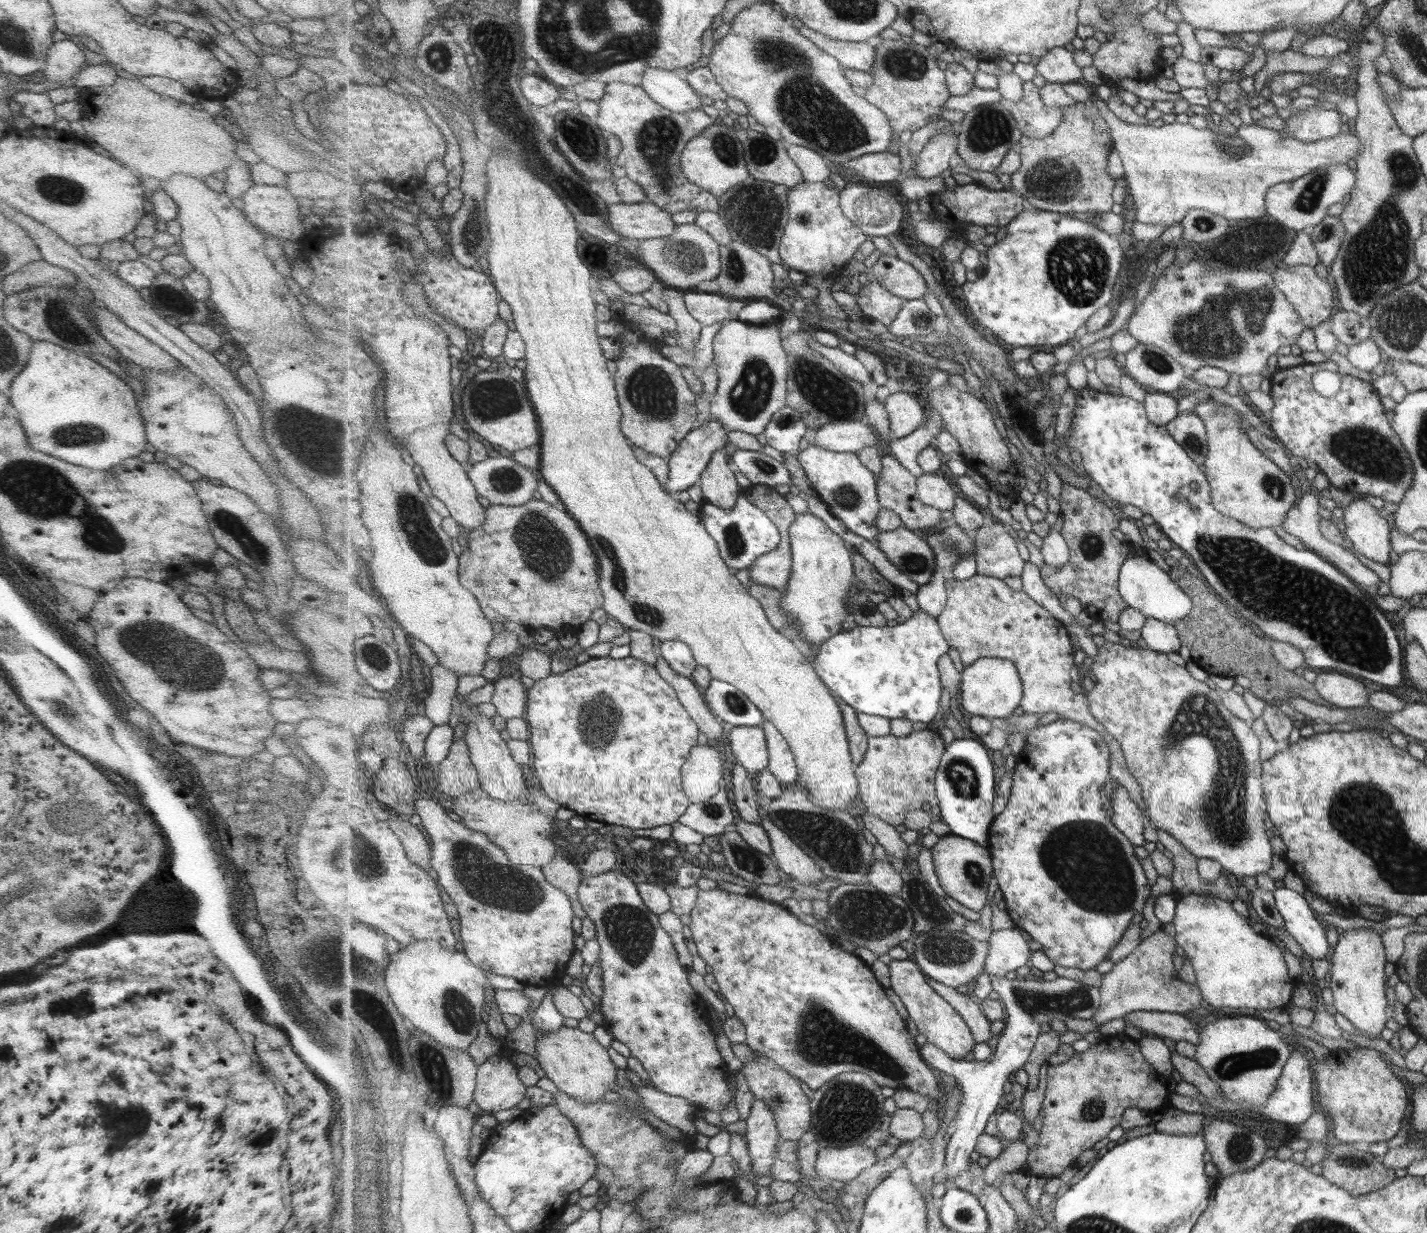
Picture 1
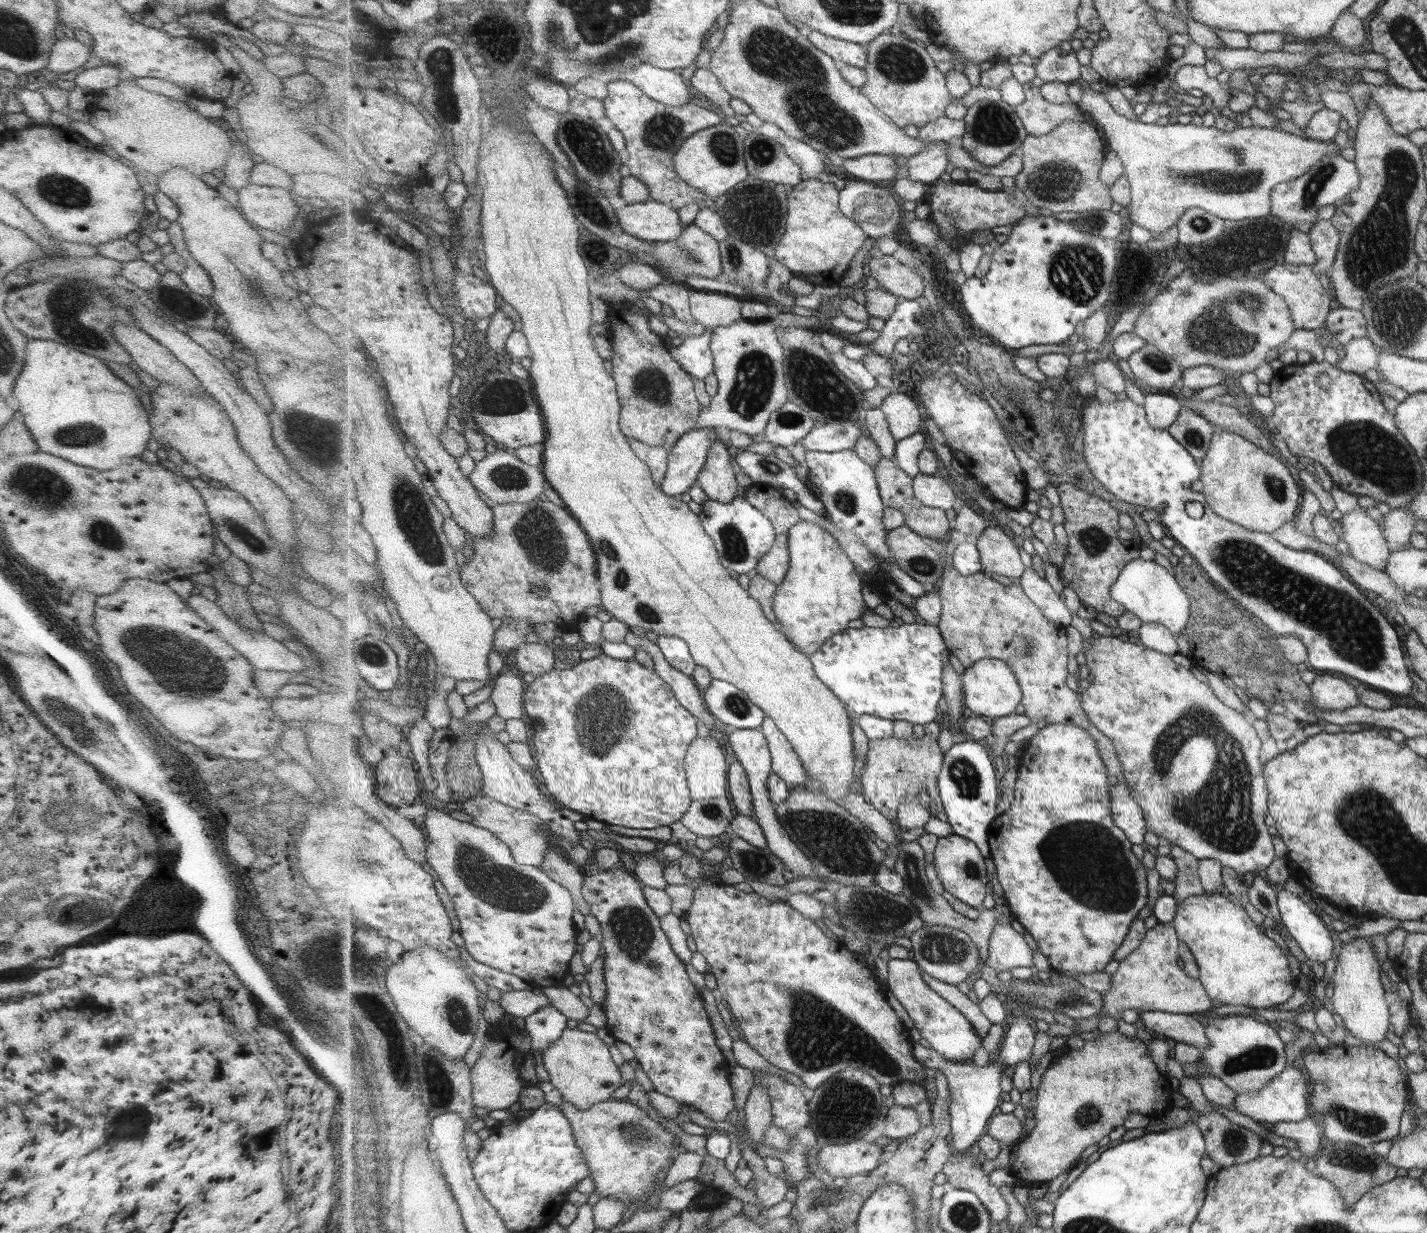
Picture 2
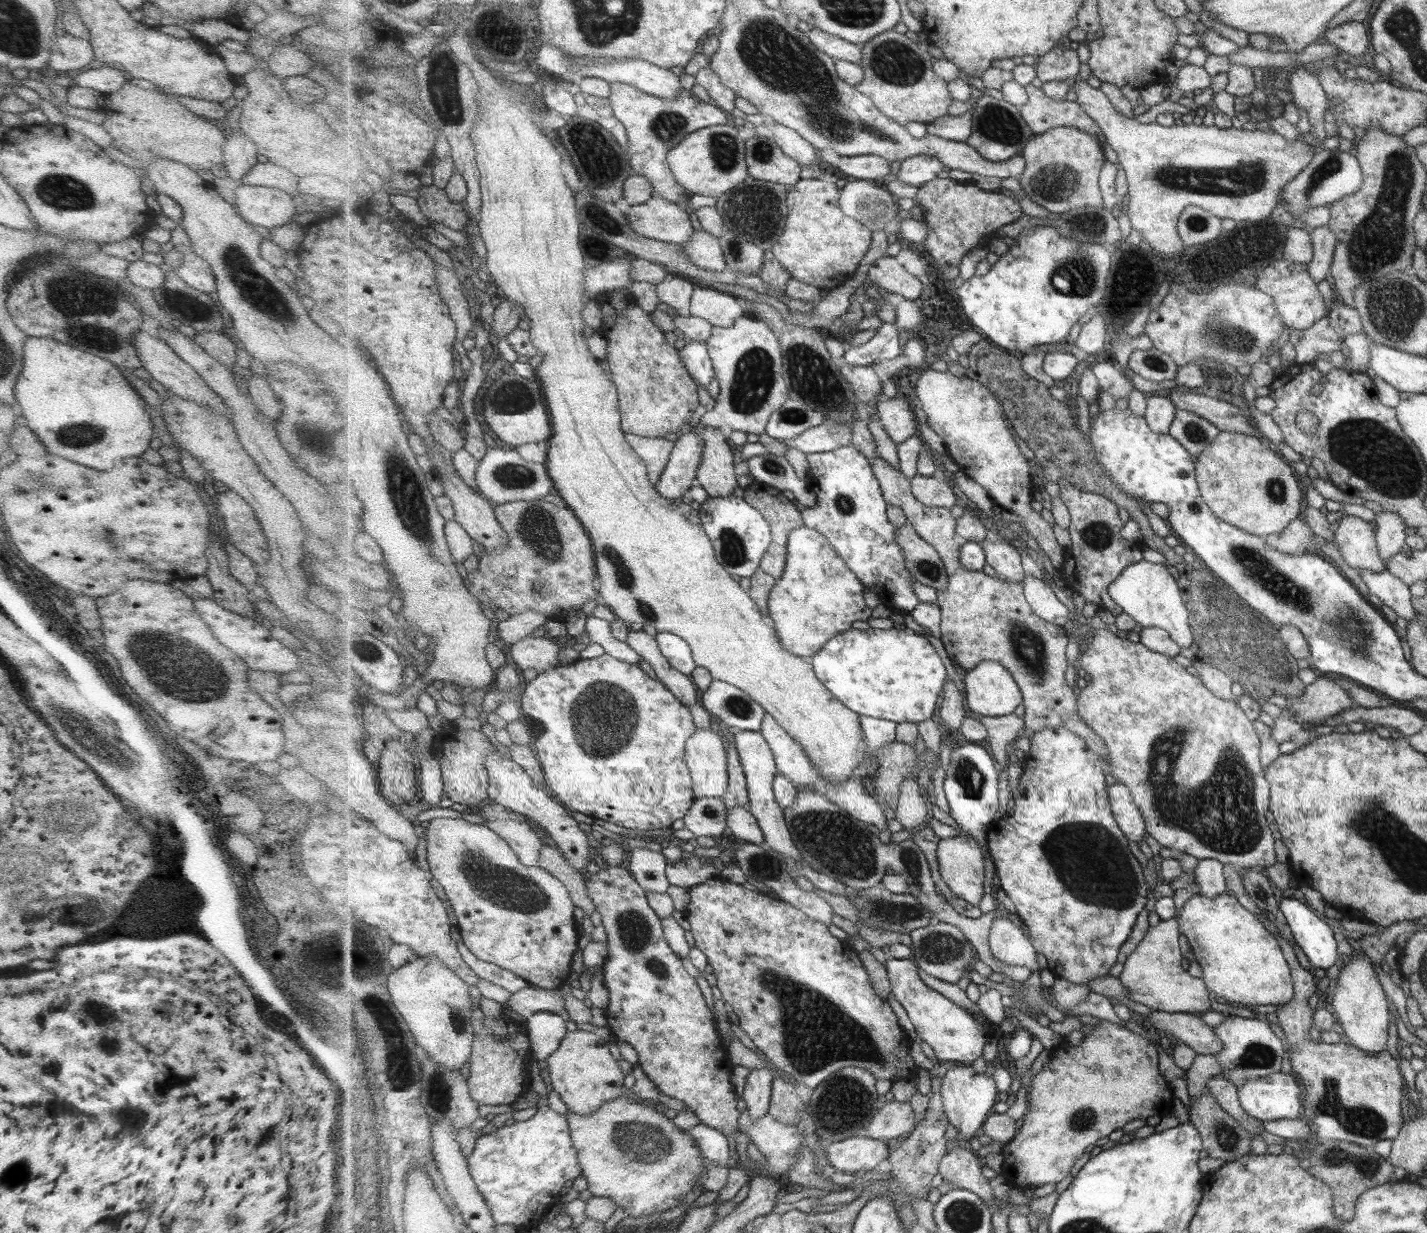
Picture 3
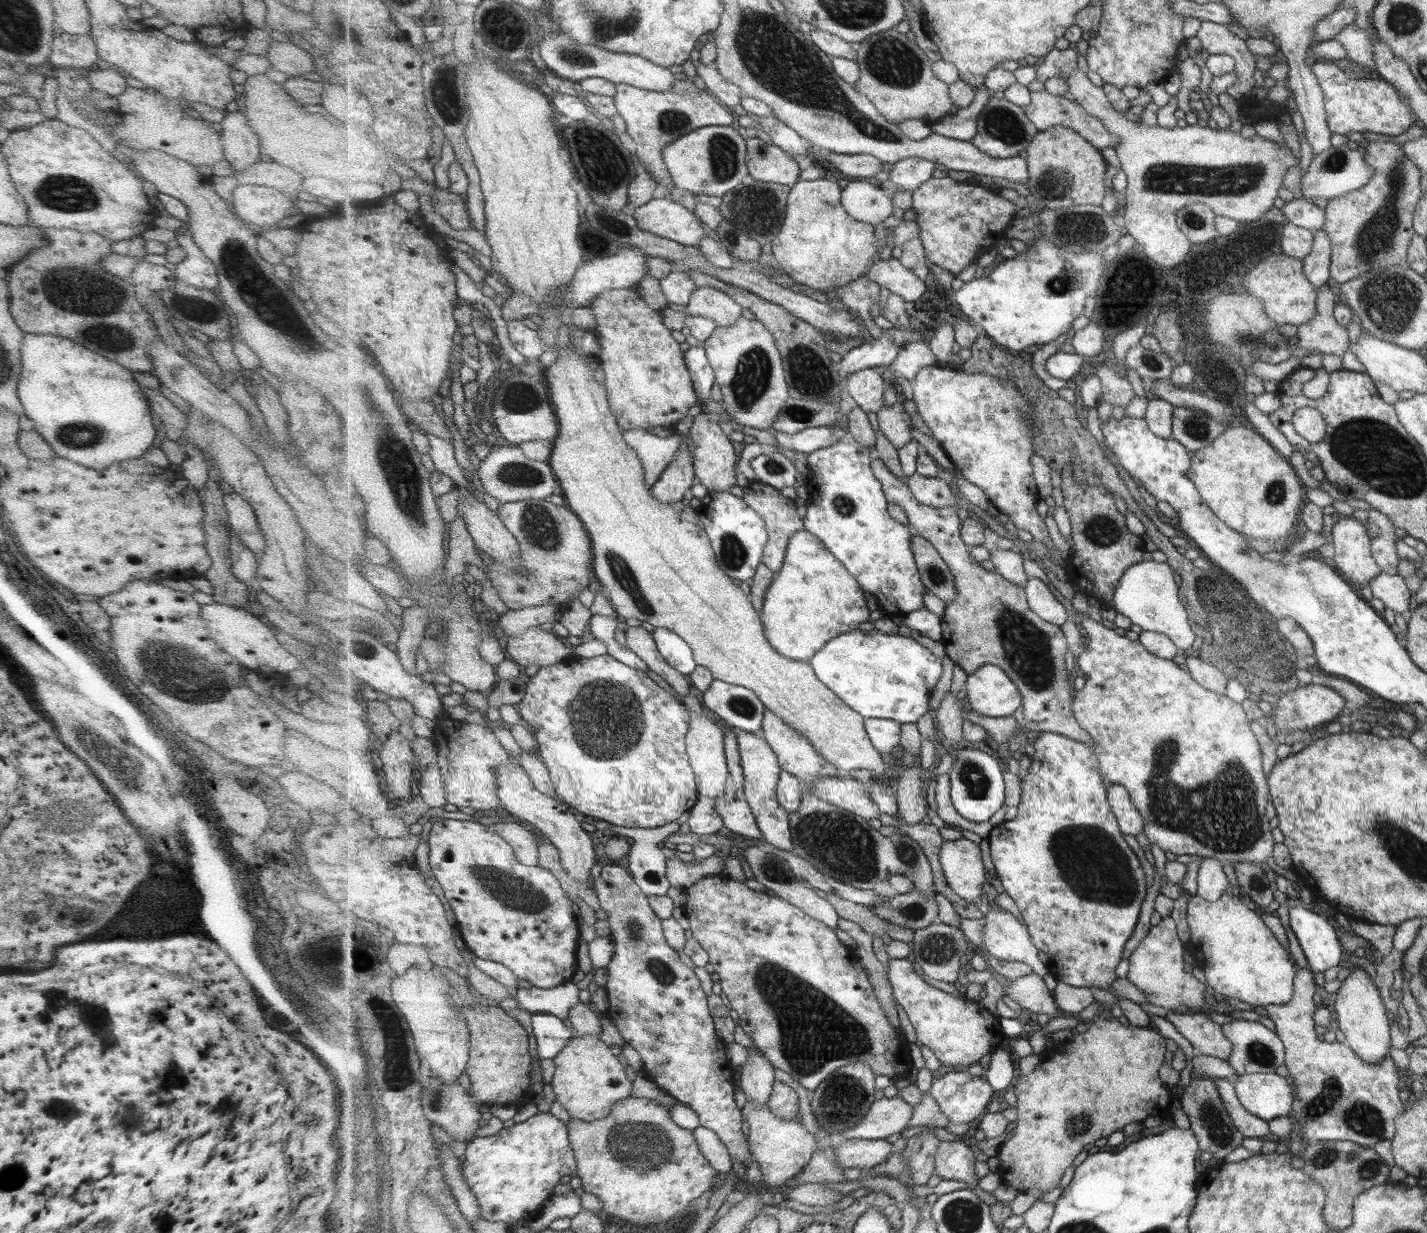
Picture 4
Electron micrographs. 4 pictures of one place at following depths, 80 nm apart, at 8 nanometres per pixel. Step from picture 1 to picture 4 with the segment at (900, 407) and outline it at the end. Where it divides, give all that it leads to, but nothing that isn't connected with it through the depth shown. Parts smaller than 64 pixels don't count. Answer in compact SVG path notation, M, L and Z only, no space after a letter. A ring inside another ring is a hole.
M899 404L885 405L877 413L877 419L879 428L898 450L913 440L909 416L900 409Z

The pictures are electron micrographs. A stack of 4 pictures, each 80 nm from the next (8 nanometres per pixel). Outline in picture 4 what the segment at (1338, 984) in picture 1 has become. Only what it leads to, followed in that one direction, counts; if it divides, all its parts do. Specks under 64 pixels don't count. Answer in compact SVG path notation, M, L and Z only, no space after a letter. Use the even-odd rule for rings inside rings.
M1353 968L1353 972L1341 981L1336 994L1333 1010L1337 1017L1339 1031L1344 1036L1344 1043L1365 1064L1379 1064L1381 1060L1385 1060L1387 1048L1389 1048L1389 1020L1371 978L1363 968Z

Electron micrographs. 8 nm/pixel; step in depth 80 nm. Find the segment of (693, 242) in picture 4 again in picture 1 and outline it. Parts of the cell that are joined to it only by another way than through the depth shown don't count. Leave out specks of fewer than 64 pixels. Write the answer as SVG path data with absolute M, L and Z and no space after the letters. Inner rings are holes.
M651 201L608 205L608 225L632 243L674 233L671 212Z

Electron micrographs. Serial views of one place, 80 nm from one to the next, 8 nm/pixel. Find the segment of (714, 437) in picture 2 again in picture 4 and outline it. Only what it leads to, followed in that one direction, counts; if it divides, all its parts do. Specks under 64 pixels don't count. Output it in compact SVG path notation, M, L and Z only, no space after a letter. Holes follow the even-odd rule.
M684 435L682 440L683 446L675 456L674 462L663 472L657 485L651 488L651 494L664 503L677 504L683 500L685 492L692 491L692 487L698 482L693 466L693 454L689 447L690 438Z

